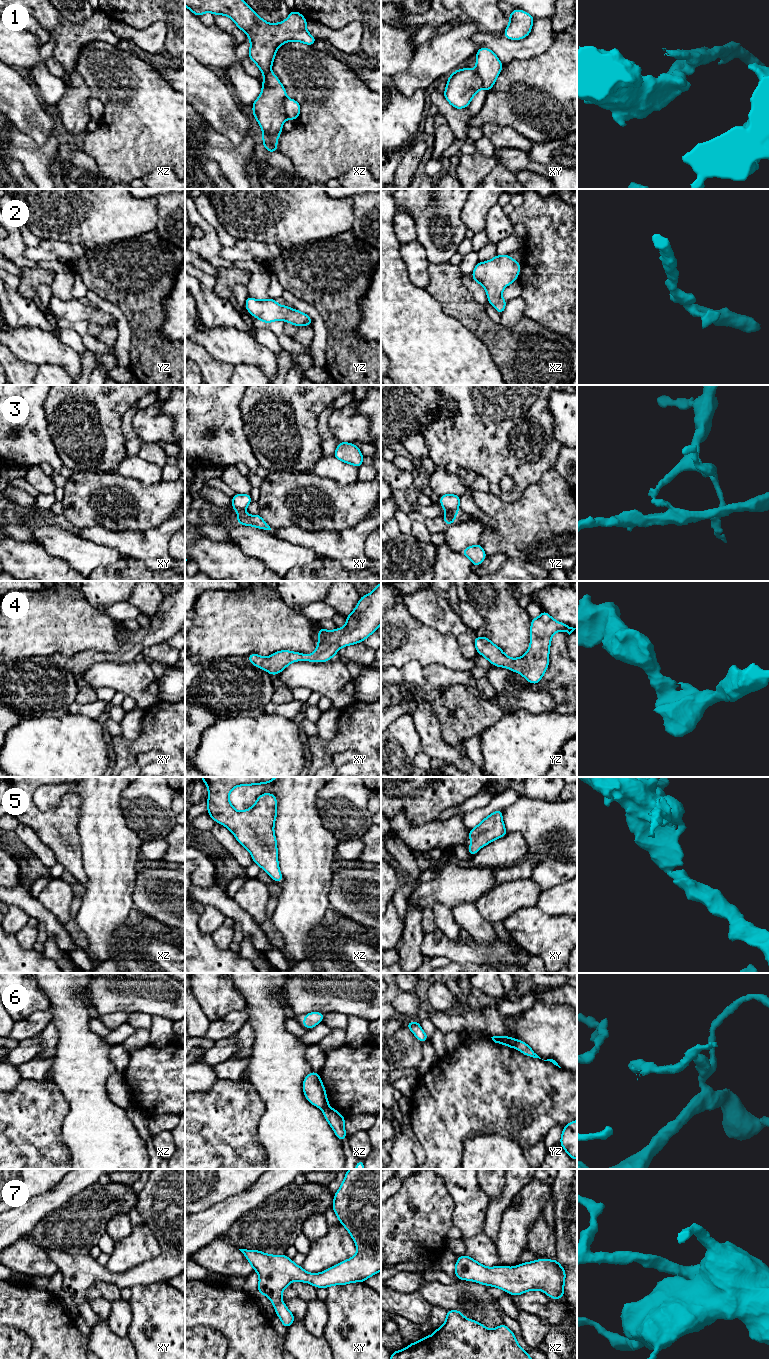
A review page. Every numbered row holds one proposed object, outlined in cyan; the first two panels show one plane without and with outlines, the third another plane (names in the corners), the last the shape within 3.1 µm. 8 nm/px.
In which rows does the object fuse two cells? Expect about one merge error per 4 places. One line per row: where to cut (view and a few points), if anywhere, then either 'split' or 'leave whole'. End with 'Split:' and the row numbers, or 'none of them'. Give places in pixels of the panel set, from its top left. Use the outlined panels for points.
1: xz (287, 98), (284, 103), (286, 117) | split
2: no cut | leave whole
3: yz (446, 512), (454, 516) | split
4: no cut | leave whole
5: no cut | leave whole
6: yz (516, 1040), (514, 1047) | split
7: no cut | leave whole
Split: 1, 3, 6

